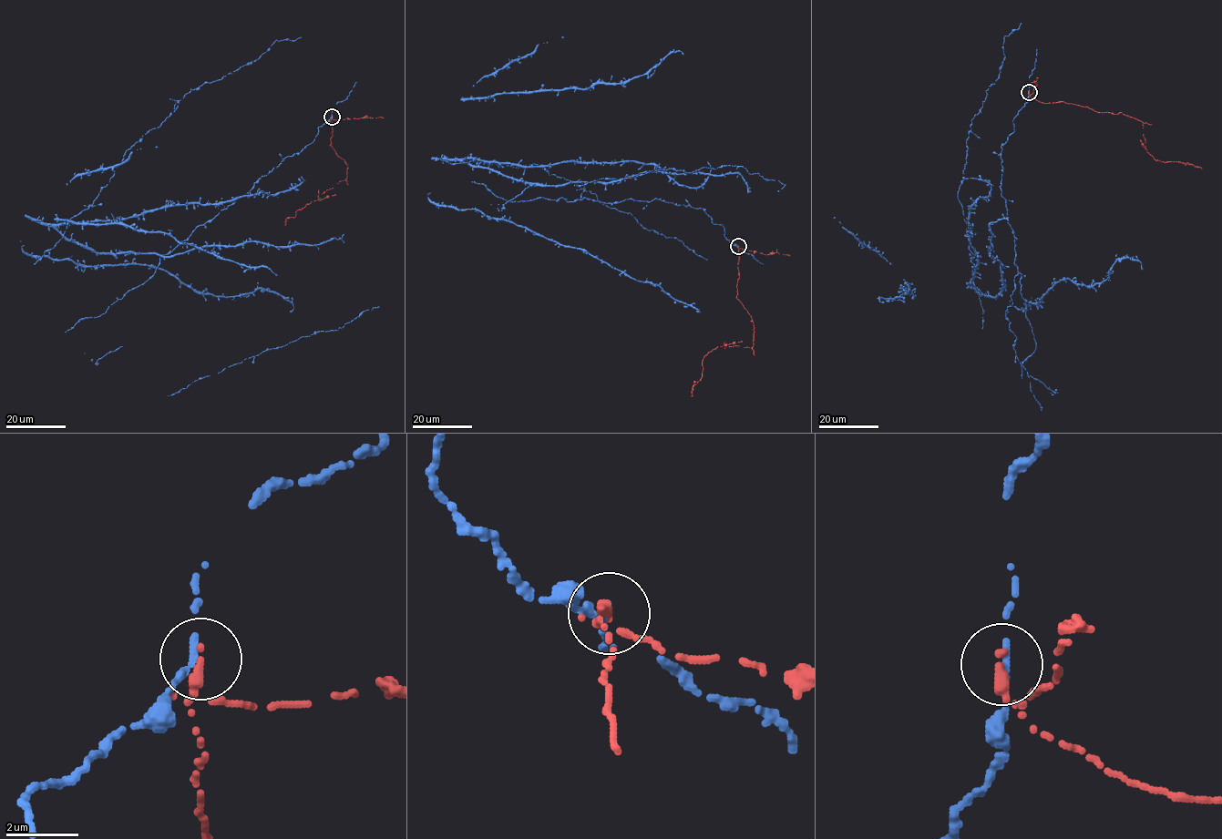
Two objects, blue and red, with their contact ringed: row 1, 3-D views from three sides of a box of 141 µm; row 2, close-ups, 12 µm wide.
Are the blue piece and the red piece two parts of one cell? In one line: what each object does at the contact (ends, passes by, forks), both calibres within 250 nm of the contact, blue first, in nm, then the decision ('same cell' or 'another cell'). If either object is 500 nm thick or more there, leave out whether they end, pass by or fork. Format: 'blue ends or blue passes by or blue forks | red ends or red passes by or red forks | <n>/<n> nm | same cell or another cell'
blue passes by | red ends | 200/340 nm | another cell

